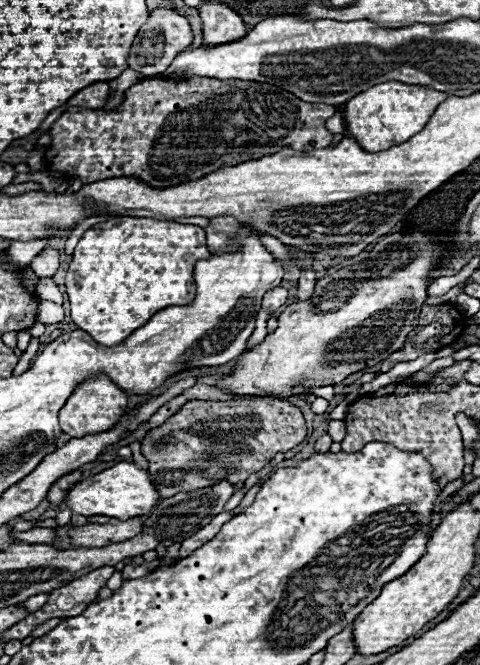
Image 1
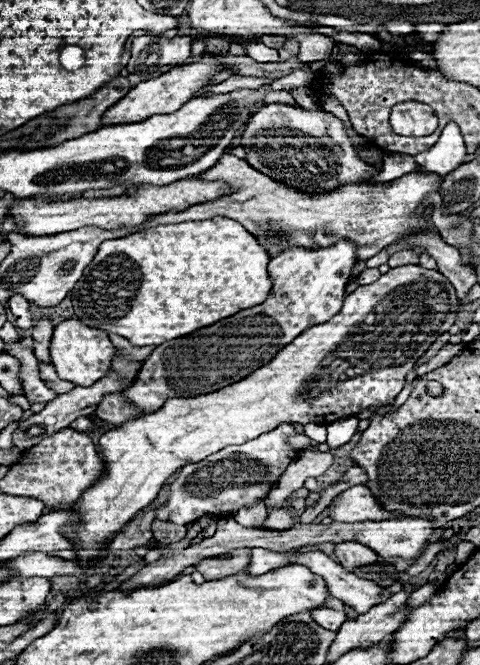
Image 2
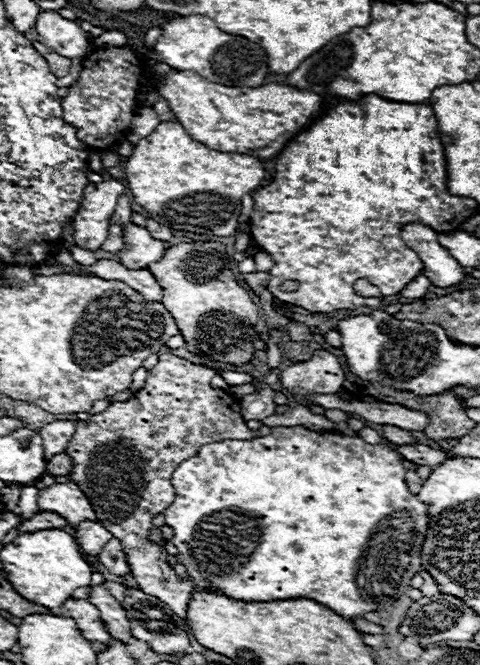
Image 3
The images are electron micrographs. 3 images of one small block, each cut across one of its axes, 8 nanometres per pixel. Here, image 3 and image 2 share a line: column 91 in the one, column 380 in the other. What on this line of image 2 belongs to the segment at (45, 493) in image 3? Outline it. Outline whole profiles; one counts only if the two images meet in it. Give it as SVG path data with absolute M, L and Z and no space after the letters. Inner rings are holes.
M358 484L338 496L330 516L336 522L366 522L395 519L400 514L384 510L382 504L372 496L370 488Z

